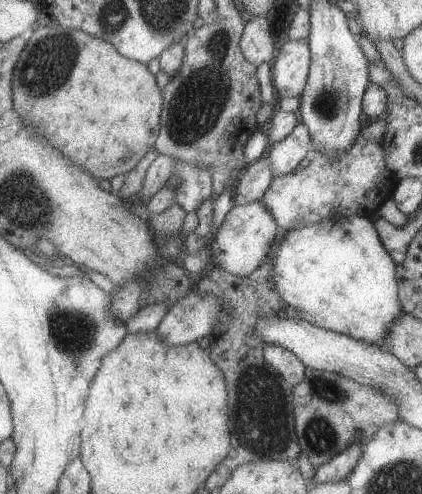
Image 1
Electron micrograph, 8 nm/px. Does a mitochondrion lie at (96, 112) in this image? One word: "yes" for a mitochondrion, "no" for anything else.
no

